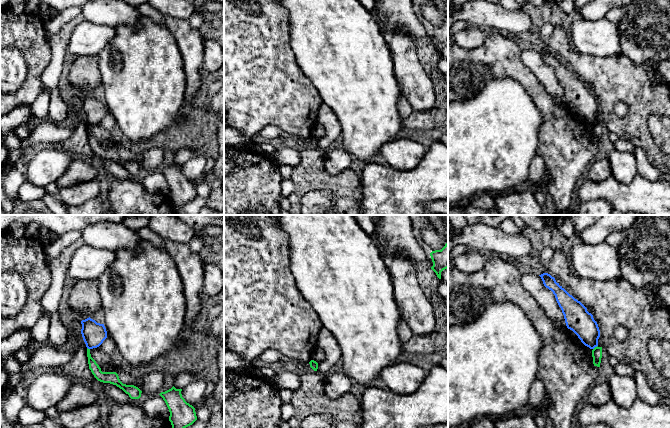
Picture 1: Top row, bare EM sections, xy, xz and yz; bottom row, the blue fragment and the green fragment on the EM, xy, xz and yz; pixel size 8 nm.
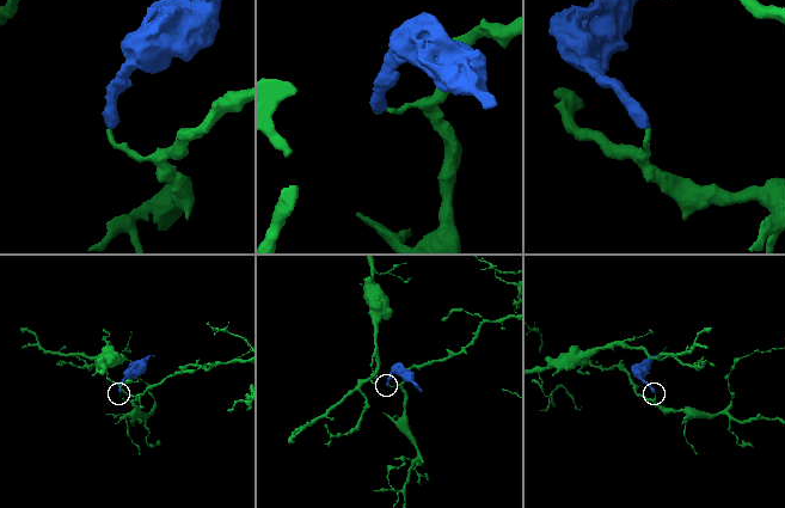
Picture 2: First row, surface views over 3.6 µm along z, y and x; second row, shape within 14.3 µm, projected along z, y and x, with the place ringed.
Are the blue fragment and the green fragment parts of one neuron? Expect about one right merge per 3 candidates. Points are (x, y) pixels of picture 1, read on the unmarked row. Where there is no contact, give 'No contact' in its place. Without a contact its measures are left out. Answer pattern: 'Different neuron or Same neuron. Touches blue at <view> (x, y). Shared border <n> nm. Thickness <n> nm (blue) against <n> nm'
Different neuron. Touches blue at yz (595, 122). Shared border 50 nm. Thickness 200 nm (blue) against 80 nm

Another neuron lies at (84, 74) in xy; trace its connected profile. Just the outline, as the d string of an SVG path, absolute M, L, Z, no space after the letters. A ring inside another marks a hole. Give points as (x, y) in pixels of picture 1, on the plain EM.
M98 55L78 56L70 68L68 80L78 89L76 94L81 97L89 94L91 89L102 85Z

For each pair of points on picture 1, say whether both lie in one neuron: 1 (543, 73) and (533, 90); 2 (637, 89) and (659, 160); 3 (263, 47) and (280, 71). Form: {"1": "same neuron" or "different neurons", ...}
{"1": "different neurons", "2": "same neuron", "3": "same neuron"}

